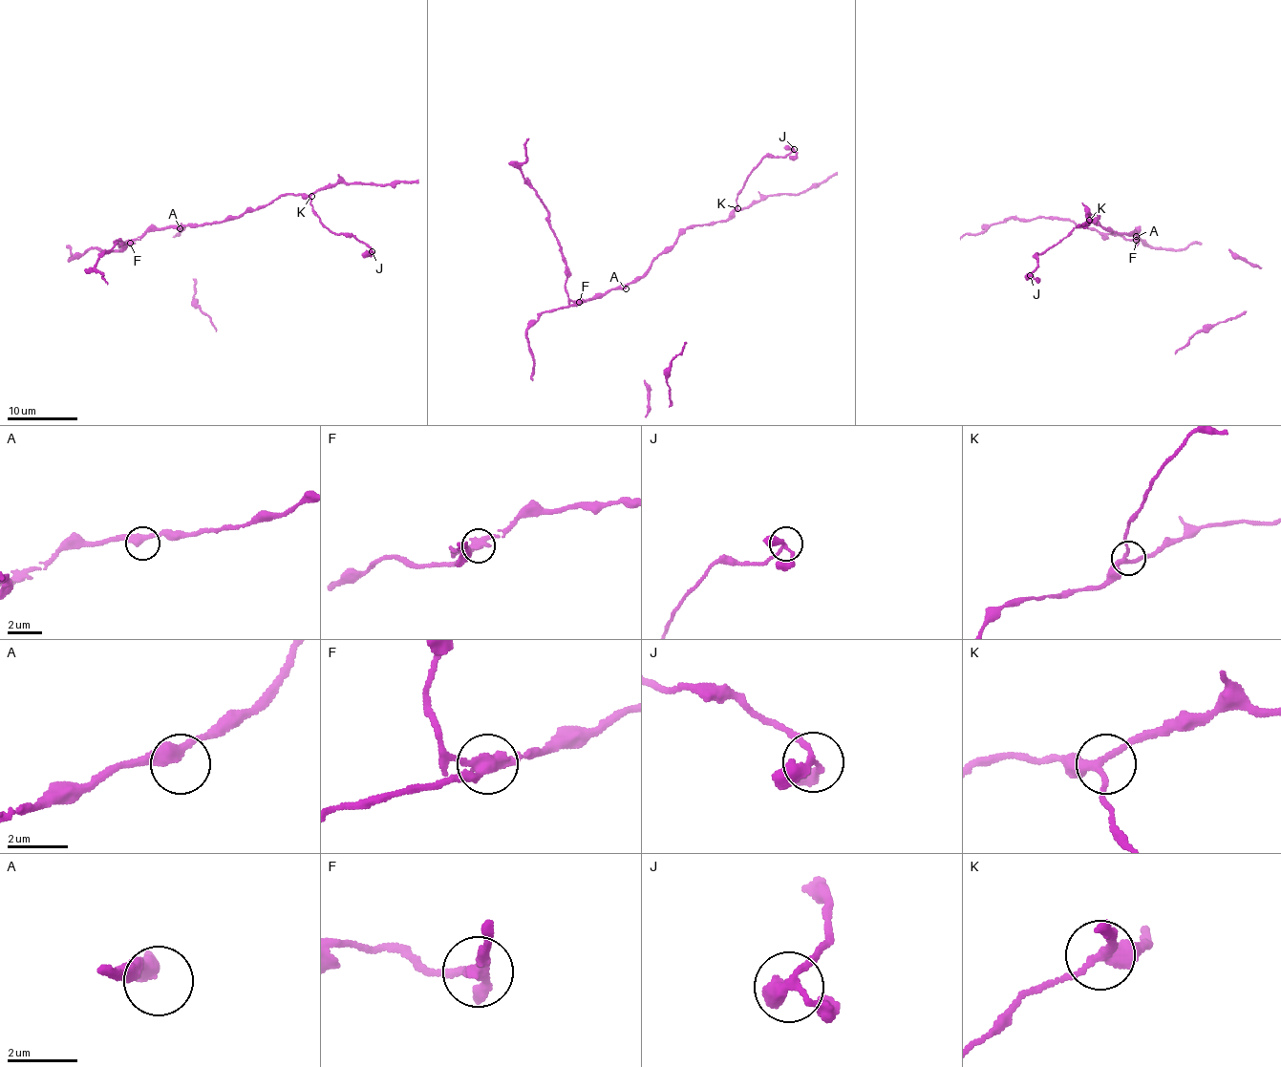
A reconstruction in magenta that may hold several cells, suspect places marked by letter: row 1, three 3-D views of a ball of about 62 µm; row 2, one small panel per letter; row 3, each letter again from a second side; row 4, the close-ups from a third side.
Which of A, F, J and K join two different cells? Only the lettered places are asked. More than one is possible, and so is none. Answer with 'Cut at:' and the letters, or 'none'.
Cut at: F

